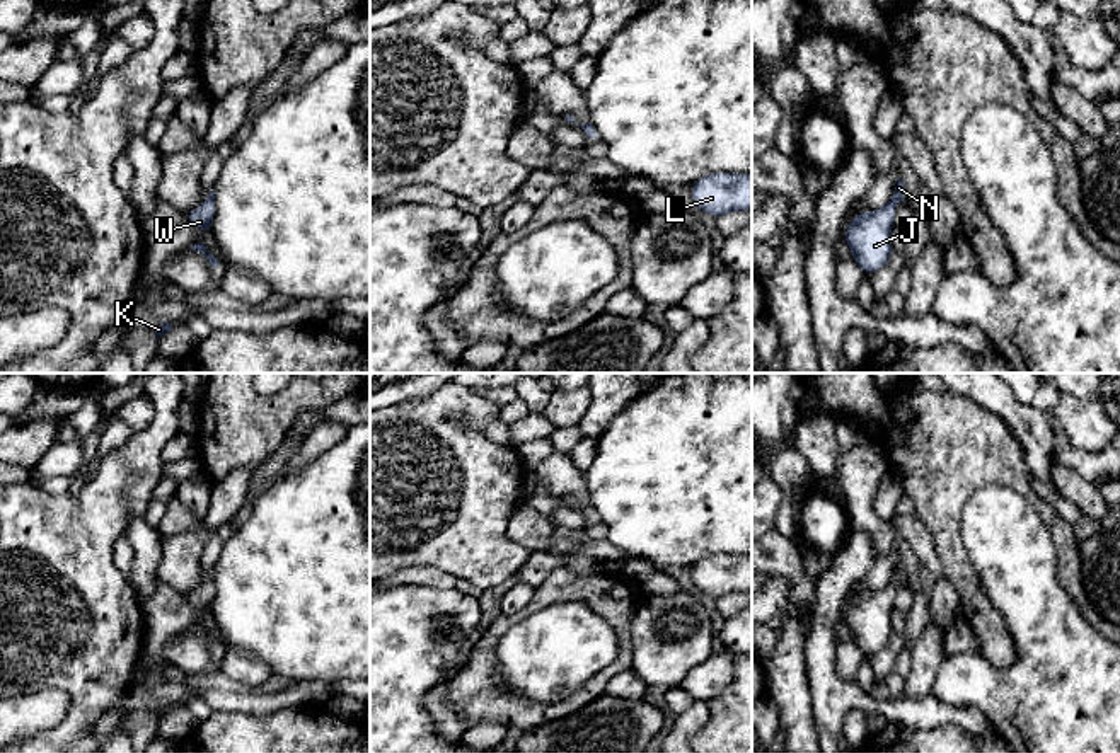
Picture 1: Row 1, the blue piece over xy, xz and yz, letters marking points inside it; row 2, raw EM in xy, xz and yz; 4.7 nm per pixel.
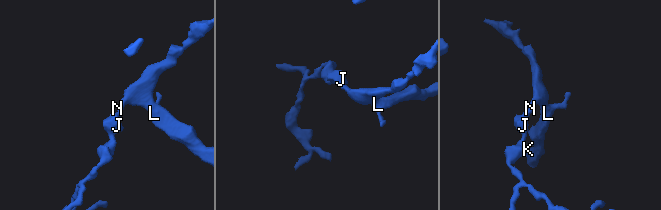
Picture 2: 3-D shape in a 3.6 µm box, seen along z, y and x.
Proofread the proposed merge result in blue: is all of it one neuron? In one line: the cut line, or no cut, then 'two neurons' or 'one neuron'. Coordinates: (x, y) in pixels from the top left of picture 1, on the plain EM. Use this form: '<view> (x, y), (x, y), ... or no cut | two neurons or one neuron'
no cut | one neuron

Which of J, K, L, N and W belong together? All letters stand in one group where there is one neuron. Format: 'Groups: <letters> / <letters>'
Groups: J K L N W

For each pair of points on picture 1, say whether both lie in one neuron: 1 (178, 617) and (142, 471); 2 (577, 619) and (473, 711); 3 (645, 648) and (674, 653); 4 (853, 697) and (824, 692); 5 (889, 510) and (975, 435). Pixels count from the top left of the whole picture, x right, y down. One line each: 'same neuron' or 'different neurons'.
1: different neurons
2: different neurons
3: same neuron
4: same neuron
5: different neurons

